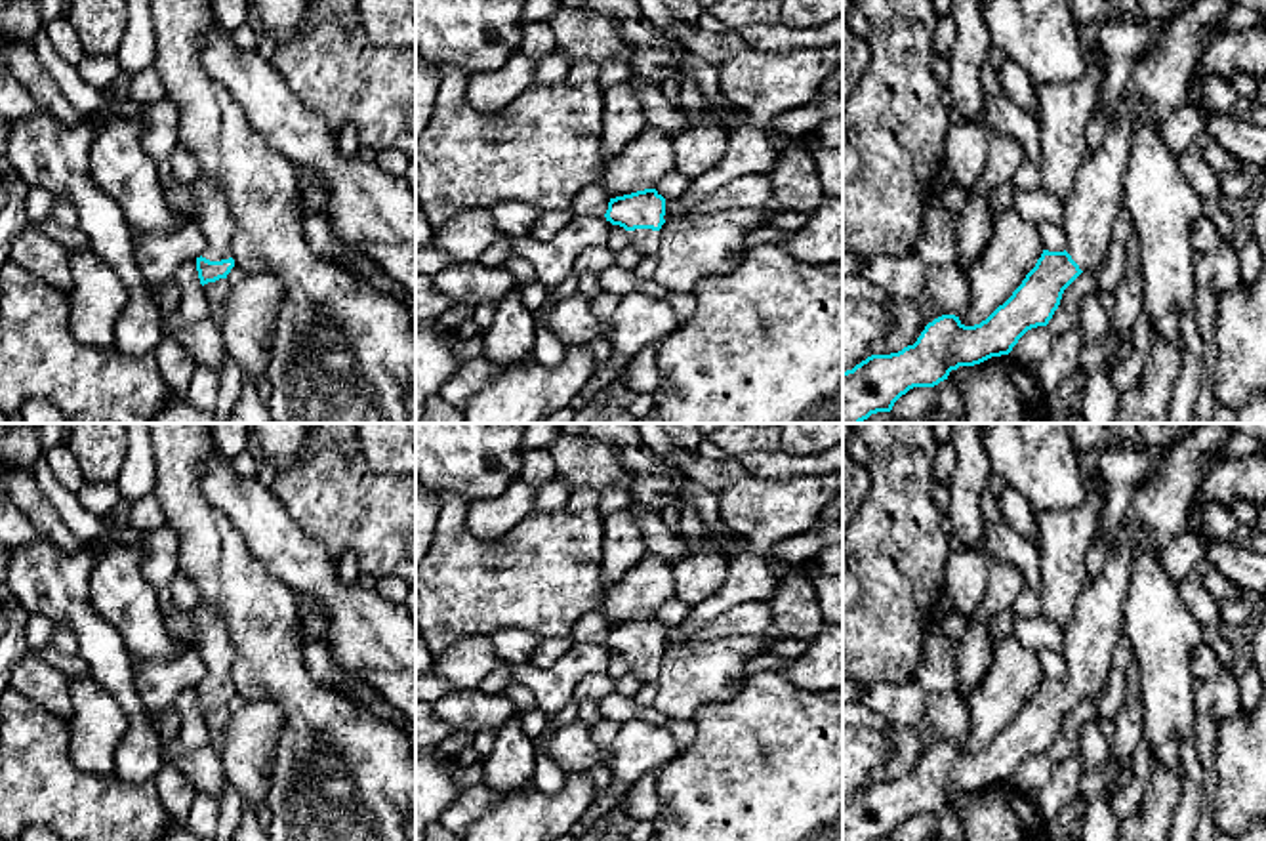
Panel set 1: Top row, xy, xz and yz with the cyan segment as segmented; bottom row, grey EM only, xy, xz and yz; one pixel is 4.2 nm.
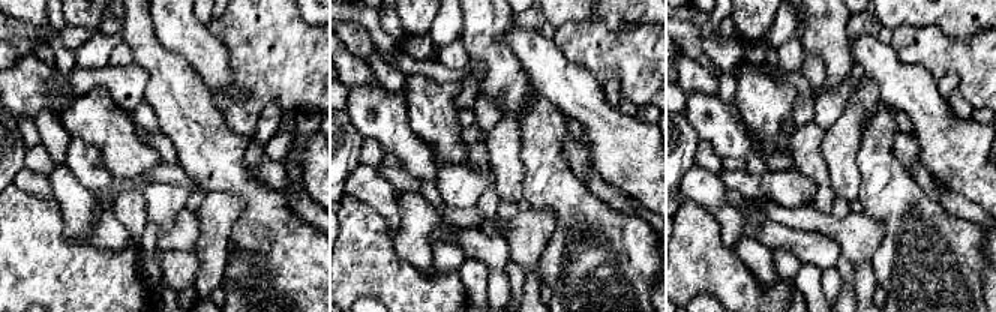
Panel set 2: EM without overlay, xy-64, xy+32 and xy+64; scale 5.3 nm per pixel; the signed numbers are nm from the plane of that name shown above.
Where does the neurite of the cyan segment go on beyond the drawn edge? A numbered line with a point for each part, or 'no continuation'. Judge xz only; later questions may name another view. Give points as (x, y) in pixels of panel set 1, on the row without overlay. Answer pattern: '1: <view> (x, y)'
1: xz (647, 668)

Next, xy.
1: xy (212, 643)

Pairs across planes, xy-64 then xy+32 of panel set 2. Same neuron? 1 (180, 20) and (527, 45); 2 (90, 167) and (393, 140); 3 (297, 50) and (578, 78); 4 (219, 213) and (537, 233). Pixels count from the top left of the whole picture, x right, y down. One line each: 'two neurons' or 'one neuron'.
1: one neuron
2: one neuron
3: two neurons
4: one neuron

